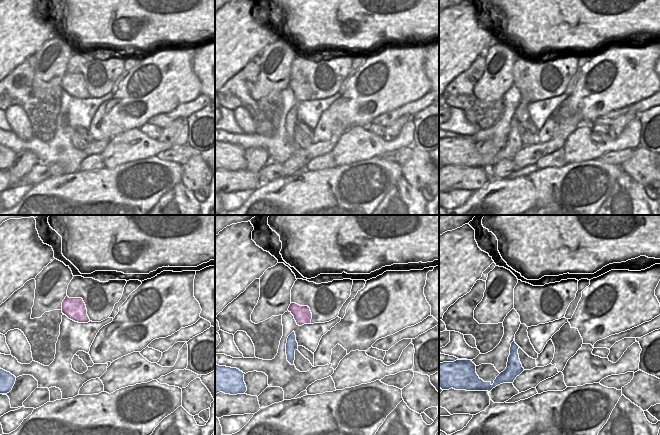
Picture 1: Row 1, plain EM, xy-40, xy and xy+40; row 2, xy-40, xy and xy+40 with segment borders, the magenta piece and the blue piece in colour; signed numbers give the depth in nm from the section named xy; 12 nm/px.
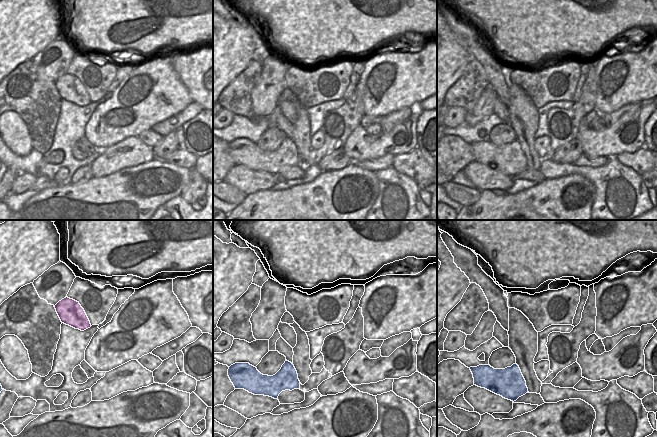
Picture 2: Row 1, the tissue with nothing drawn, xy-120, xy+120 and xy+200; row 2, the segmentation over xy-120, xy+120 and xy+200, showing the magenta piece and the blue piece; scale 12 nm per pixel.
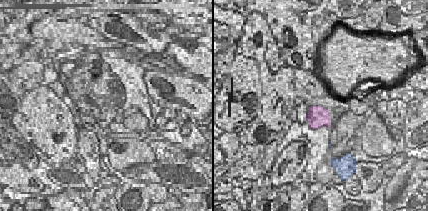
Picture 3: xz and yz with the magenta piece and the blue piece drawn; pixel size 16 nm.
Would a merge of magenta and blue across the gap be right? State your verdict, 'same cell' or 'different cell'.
same cell

